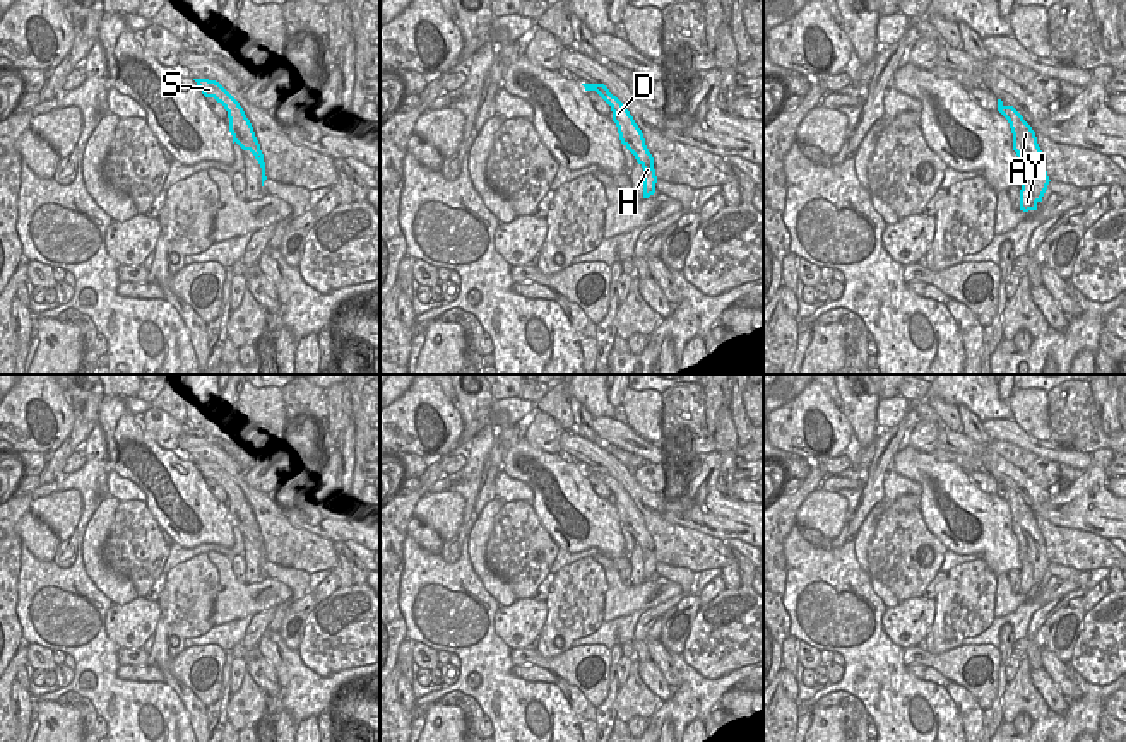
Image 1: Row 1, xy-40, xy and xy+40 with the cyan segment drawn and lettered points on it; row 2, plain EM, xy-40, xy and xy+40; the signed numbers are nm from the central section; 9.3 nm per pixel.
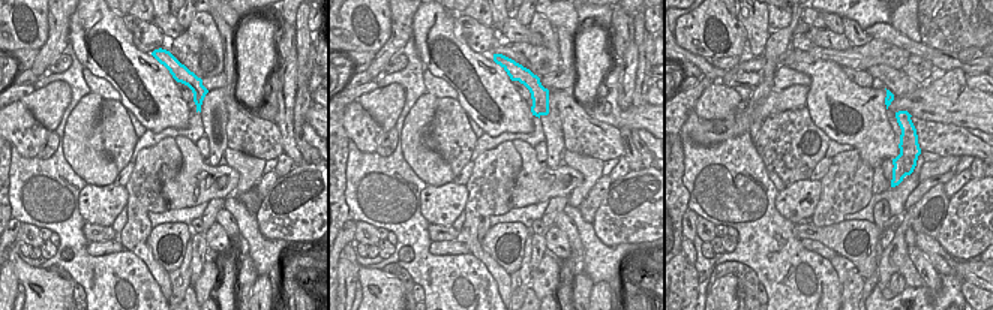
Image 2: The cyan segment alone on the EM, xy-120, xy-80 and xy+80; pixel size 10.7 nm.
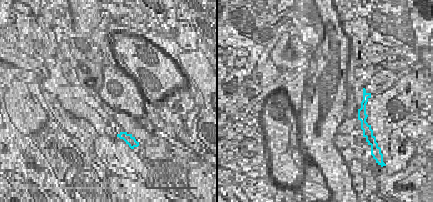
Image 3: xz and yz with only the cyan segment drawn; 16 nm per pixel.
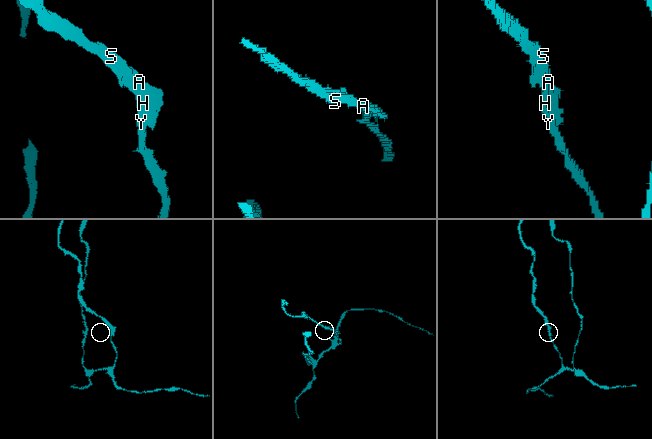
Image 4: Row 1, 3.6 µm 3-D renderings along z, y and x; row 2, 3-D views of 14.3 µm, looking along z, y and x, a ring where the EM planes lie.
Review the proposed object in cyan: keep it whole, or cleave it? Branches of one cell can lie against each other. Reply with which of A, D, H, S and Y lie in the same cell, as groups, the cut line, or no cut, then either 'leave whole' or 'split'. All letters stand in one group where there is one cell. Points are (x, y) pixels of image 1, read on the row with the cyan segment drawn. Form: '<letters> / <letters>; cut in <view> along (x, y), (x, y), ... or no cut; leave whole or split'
A D H S / Y; cut in xy+40 along (1025, 171), (1036, 202); split

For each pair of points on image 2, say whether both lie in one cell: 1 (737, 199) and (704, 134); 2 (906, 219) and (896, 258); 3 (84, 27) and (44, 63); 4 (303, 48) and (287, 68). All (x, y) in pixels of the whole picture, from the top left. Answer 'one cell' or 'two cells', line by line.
1: two cells
2: one cell
3: two cells
4: two cells

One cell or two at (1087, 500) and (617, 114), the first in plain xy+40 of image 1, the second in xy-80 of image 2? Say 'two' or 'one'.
one

